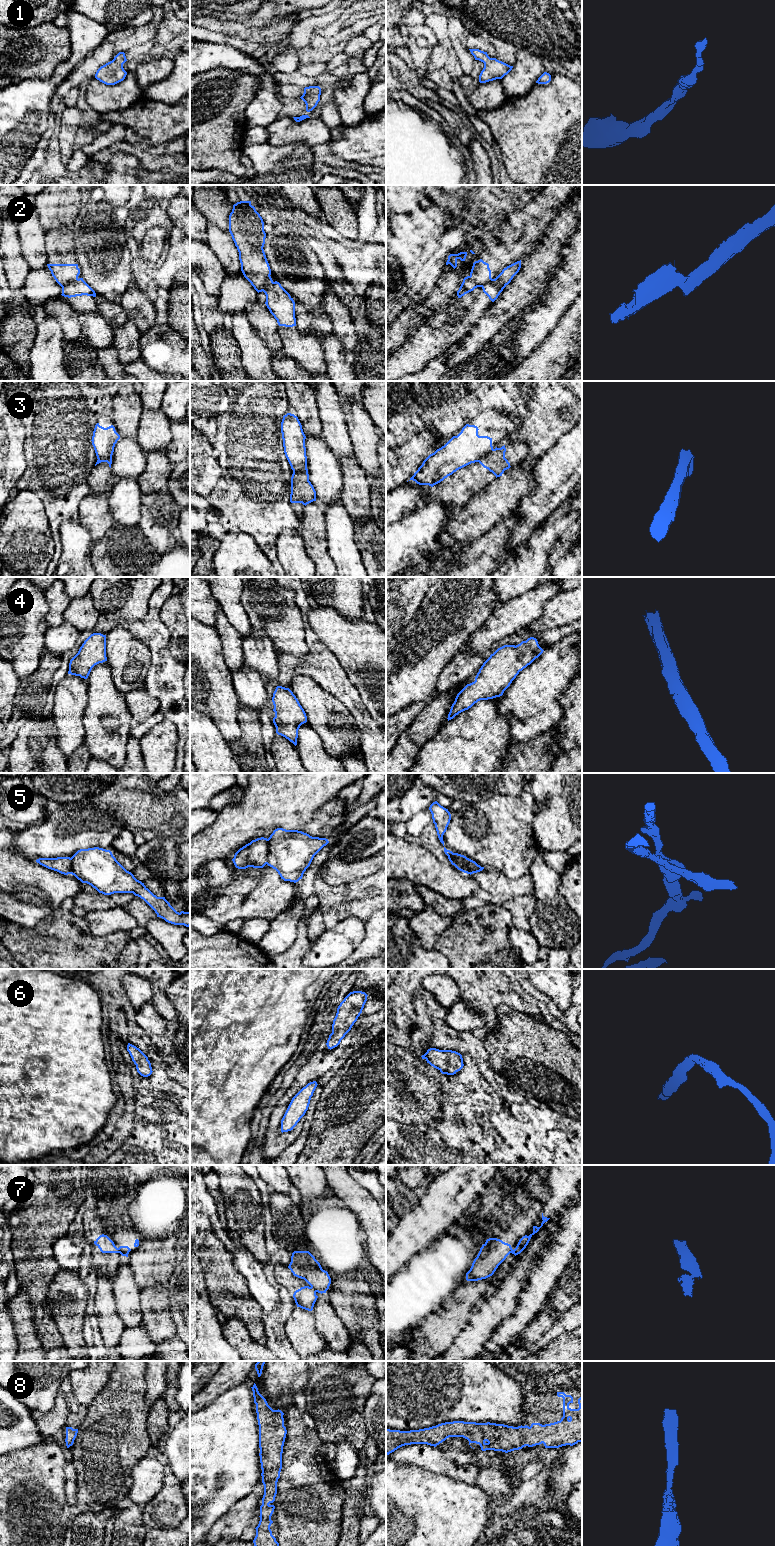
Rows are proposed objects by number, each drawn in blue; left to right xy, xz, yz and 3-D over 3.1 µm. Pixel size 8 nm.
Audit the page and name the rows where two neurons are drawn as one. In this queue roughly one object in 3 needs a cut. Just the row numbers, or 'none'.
2, 3, 5, 7

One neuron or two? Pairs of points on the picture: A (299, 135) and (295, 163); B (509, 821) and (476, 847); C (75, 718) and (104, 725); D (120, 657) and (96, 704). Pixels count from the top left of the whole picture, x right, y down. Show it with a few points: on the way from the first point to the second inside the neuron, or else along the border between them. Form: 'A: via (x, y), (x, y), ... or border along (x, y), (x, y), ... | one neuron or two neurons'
A: border along (275, 145), (305, 143), (310, 148) | two neurons
B: via (501, 828), (497, 832), (492, 832), (484, 839) | one neuron
C: border along (88, 697), (86, 708), (83, 712), (83, 742) | two neurons
D: border along (106, 661), (115, 688), (123, 695) | two neurons

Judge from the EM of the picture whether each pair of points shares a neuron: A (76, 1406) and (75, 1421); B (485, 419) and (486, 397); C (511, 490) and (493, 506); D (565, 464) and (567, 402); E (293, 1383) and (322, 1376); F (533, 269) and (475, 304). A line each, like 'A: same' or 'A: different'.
A: same
B: different
C: same
D: different
E: different
F: different

